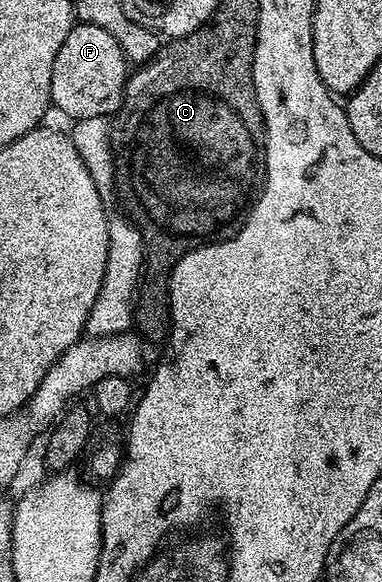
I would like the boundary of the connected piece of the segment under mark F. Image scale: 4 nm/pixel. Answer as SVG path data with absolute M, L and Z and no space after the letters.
M74 24L52 64L50 102L71 121L112 116L121 107L127 67L127 58L109 31L94 24Z

